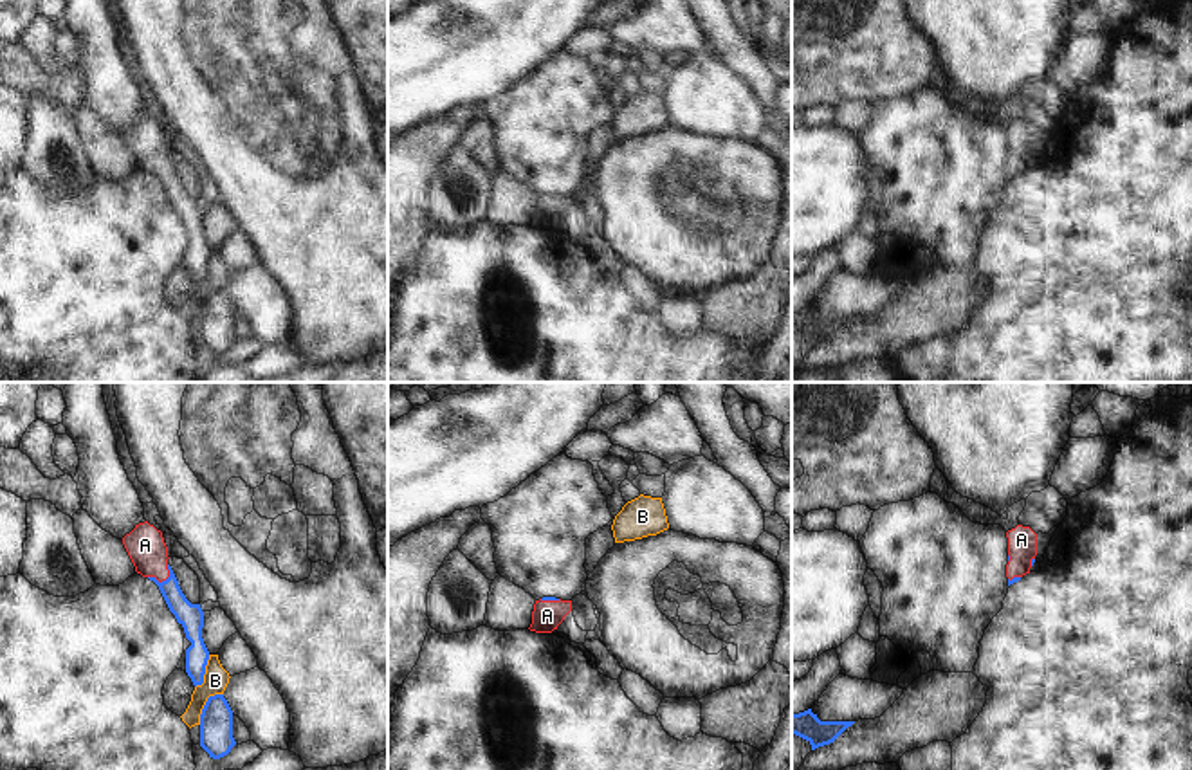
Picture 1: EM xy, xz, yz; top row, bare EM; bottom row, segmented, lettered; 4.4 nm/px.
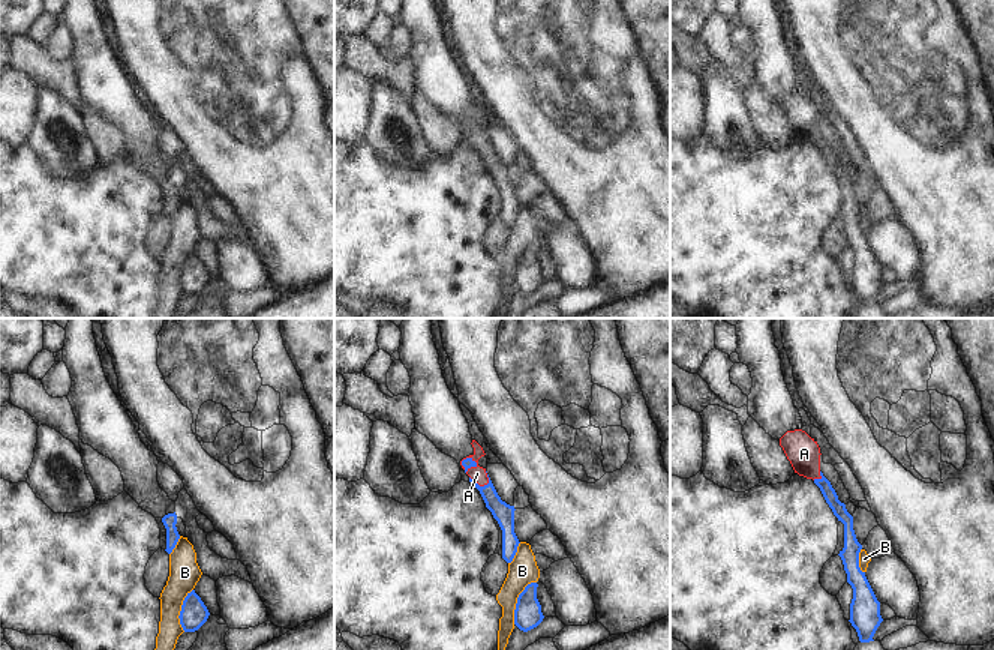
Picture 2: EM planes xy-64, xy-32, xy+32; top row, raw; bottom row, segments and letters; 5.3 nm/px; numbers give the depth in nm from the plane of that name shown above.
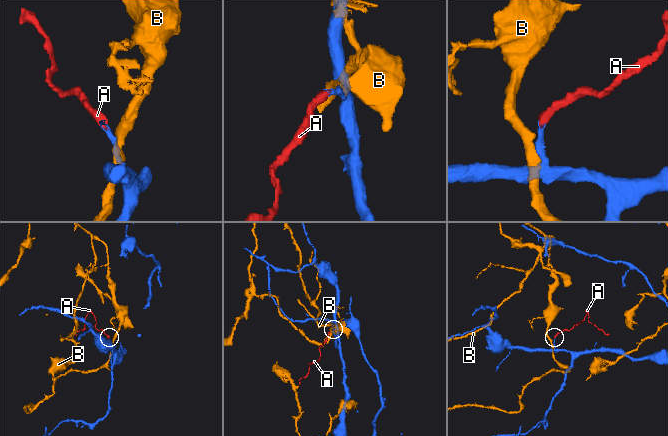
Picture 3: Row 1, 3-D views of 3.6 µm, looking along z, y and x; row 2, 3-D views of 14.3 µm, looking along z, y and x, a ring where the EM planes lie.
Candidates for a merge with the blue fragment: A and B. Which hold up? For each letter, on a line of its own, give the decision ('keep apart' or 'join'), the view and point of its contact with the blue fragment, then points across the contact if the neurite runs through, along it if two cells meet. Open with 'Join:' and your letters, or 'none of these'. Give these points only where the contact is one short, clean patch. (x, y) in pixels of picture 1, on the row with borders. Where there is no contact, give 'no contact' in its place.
Join: A
A: join; meets blue in xy at (163, 581); runs through xy (190, 615), (163, 581), (145, 545)
B: keep apart; meets blue in xy at (206, 704)

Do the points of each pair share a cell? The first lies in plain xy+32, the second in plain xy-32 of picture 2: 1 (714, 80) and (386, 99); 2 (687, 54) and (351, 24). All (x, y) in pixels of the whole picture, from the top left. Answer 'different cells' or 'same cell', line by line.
1: same cell
2: different cells

